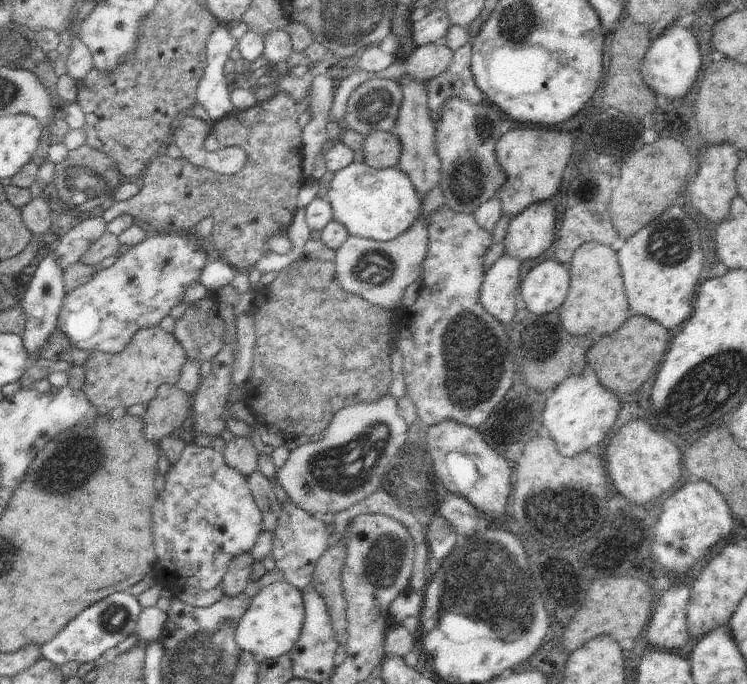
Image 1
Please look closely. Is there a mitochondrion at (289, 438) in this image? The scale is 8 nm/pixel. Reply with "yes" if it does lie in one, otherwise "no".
no

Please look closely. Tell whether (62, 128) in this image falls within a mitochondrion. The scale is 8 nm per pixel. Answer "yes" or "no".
no

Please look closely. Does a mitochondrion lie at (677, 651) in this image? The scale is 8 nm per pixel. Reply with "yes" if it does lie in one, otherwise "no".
no

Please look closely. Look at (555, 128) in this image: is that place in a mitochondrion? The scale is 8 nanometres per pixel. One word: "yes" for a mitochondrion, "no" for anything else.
no

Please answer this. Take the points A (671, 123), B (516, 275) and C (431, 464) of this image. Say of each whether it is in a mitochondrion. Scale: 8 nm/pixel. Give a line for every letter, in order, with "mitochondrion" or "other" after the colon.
A: other
B: other
C: mitochondrion

